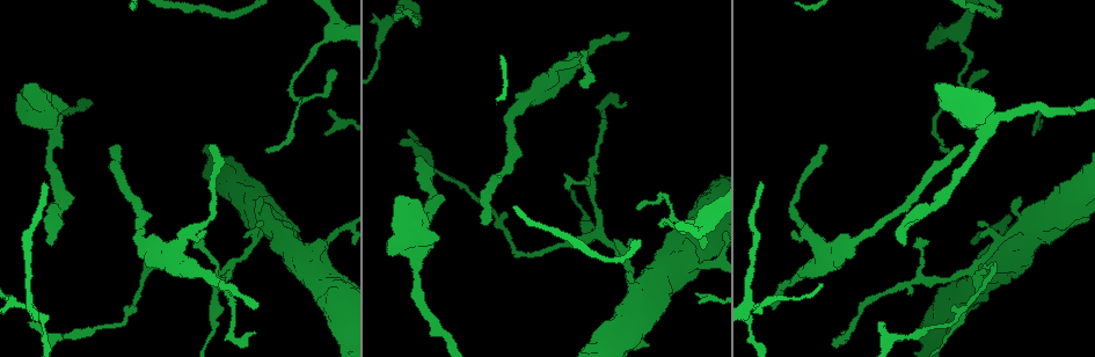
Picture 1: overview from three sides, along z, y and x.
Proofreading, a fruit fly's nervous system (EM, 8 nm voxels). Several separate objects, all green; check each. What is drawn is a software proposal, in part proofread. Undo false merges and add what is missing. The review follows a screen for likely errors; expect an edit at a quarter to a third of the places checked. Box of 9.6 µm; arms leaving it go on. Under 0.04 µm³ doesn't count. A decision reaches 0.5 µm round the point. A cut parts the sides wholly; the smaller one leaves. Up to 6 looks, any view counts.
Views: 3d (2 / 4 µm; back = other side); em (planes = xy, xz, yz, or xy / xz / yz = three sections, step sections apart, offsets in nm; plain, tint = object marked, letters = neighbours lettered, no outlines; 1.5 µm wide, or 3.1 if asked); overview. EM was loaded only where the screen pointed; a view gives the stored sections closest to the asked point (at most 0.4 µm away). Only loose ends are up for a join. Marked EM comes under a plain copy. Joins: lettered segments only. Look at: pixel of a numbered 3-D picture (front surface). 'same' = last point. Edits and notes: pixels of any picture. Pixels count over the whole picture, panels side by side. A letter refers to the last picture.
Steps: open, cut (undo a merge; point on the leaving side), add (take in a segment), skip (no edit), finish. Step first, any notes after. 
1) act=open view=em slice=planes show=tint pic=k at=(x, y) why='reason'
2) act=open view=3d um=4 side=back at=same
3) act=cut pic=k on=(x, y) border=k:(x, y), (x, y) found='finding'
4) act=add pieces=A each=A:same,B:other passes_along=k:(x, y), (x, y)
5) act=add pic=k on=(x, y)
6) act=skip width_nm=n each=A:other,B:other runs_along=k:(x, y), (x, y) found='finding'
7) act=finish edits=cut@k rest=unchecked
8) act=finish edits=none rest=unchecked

act=open view=3d um=2 pic=1 at=(903, 245) why='an open end'

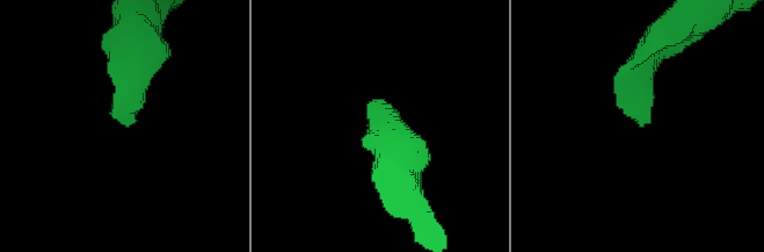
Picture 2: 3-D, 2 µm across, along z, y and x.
act=open view=em slice=xy step=4 show=letters pic=2 at=(641, 126) why='need the tissue'

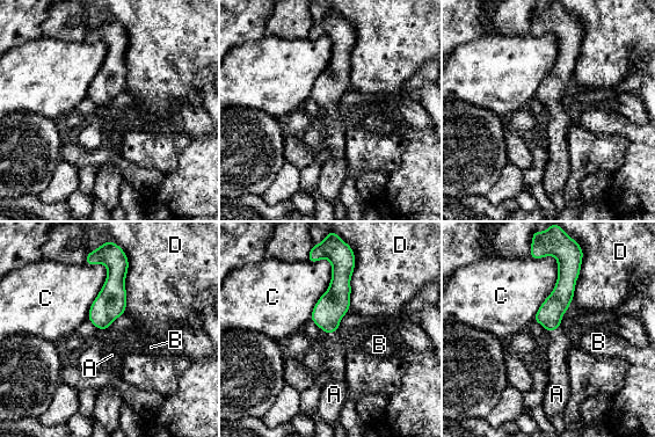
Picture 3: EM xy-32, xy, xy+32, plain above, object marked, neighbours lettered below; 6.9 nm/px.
act=add pieces=A each=A:same,B:other,C:other,D:other passes_along=3:(333, 305), (333, 330), (334, 351) found='it goes on there'

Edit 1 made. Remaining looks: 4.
act=open view=overview

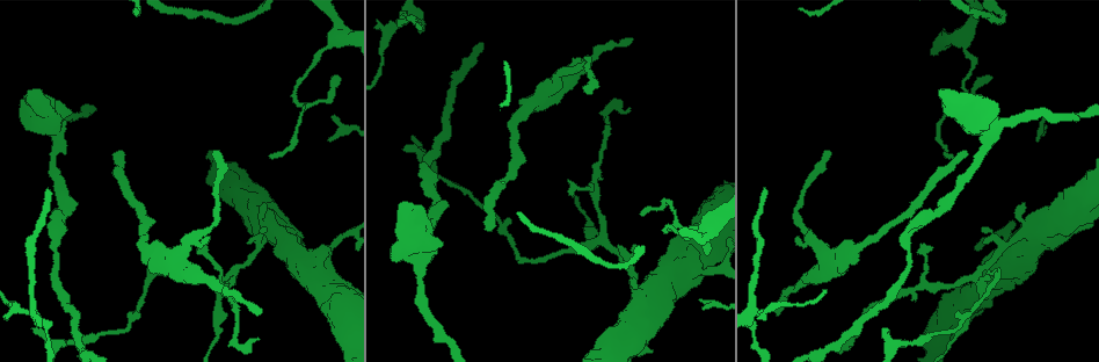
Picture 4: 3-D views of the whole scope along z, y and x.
act=open view=3d um=2 pic=4 at=(30, 329) why='an open end'

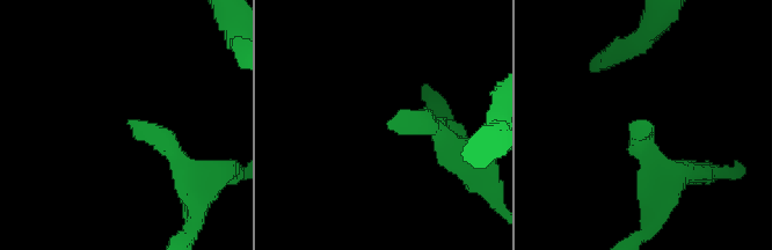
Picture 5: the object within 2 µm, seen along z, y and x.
act=open view=em slice=planes show=letters pic=5 at=(648, 120) why='shape alone is not enough'

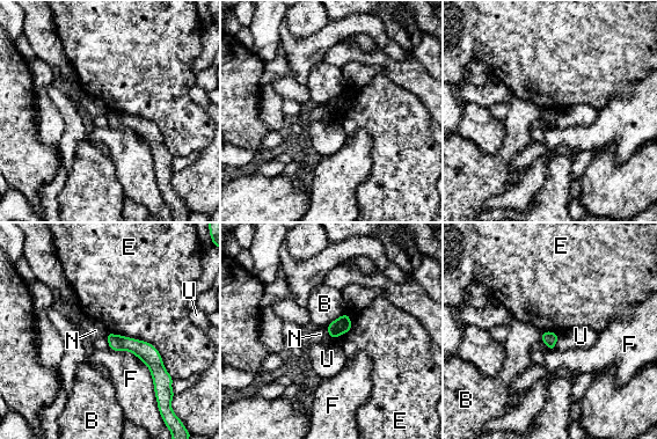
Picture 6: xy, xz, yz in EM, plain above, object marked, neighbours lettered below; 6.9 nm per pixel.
act=skip each=B:other,E:other,F:other,N:other,U:other border=6:(108, 331), (150, 342), (173, 379) found='none of them fits'

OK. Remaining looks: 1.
act=open view=em slice=xy step=4 show=letters pic=4 at=(259, 340) why='thin end'

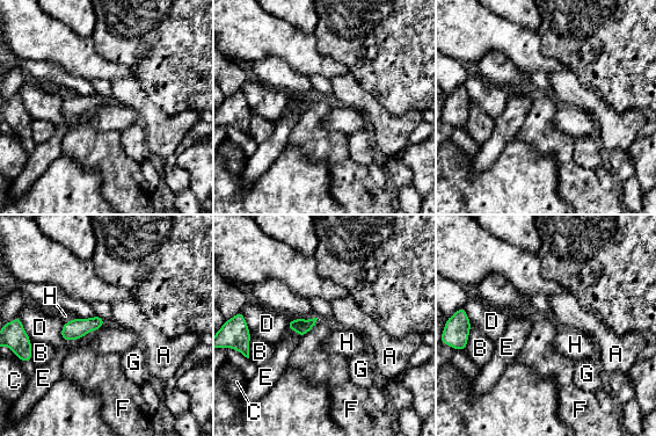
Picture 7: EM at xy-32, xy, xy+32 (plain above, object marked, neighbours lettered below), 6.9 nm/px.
act=skip longest_contact=F:180nm each=A:other,B:other,C:other,D:other,E:other,F:other,G:other,H:other border=7:(75, 317), (64, 324) found='none of them fits'

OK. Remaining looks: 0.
act=finish edits=add@3 rest=unchecked

